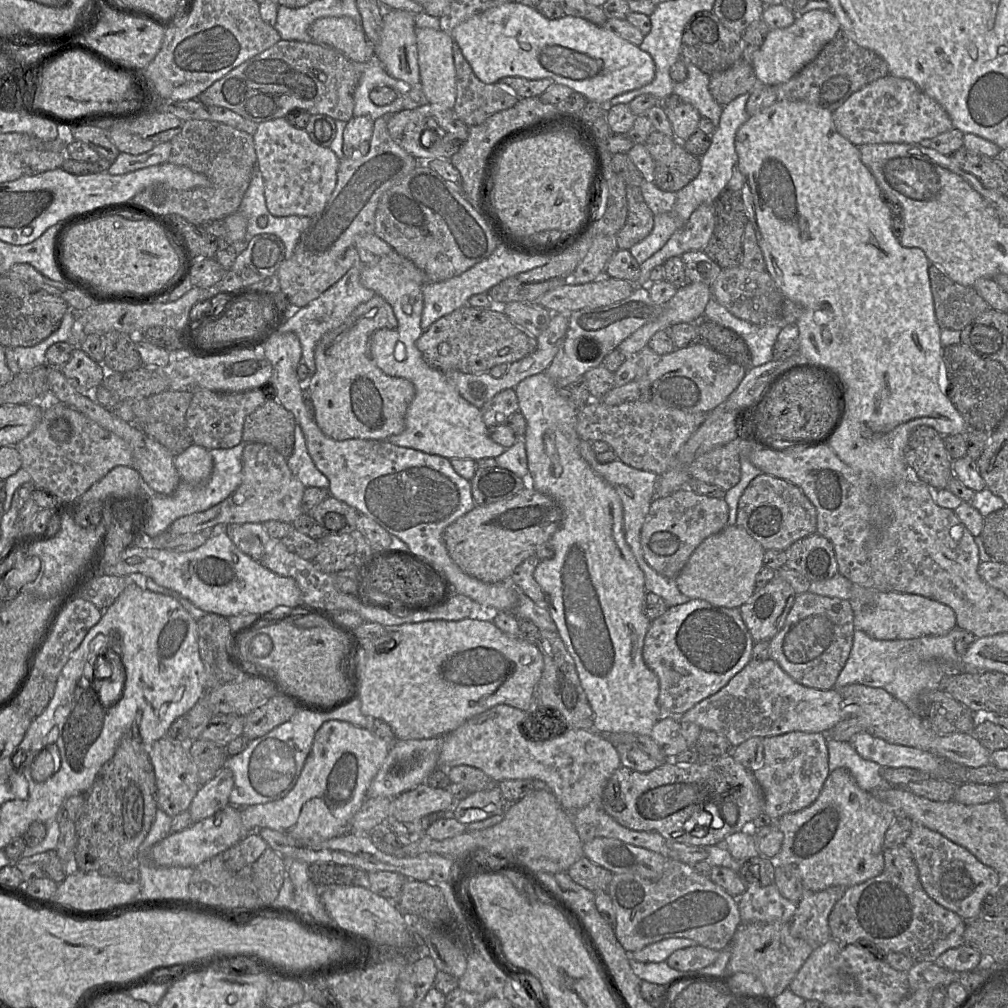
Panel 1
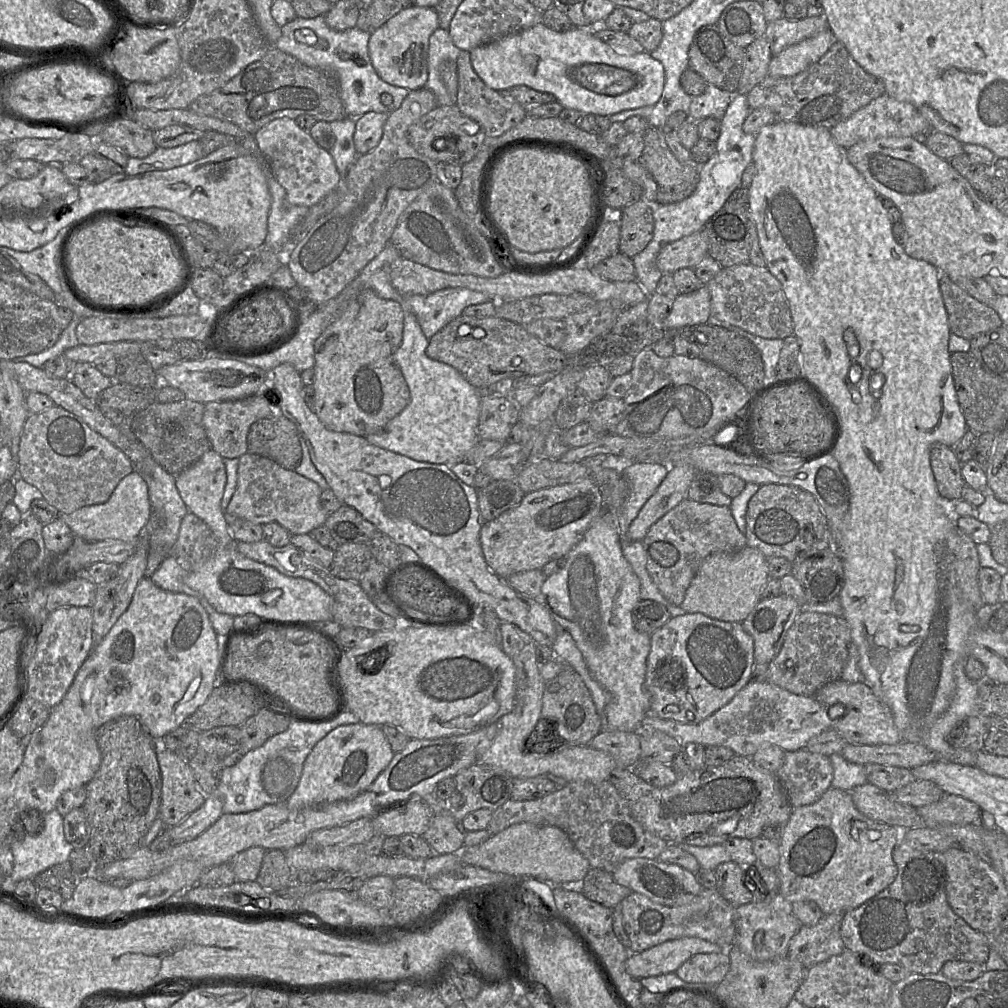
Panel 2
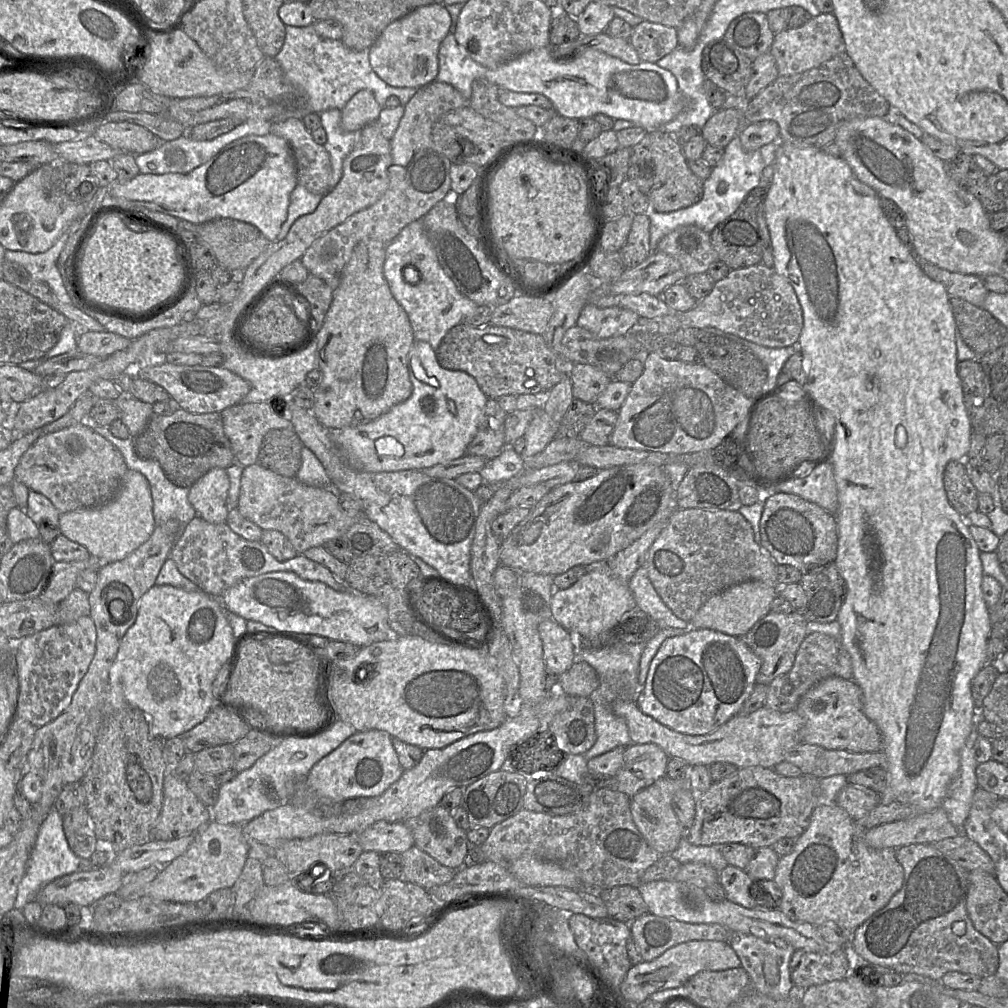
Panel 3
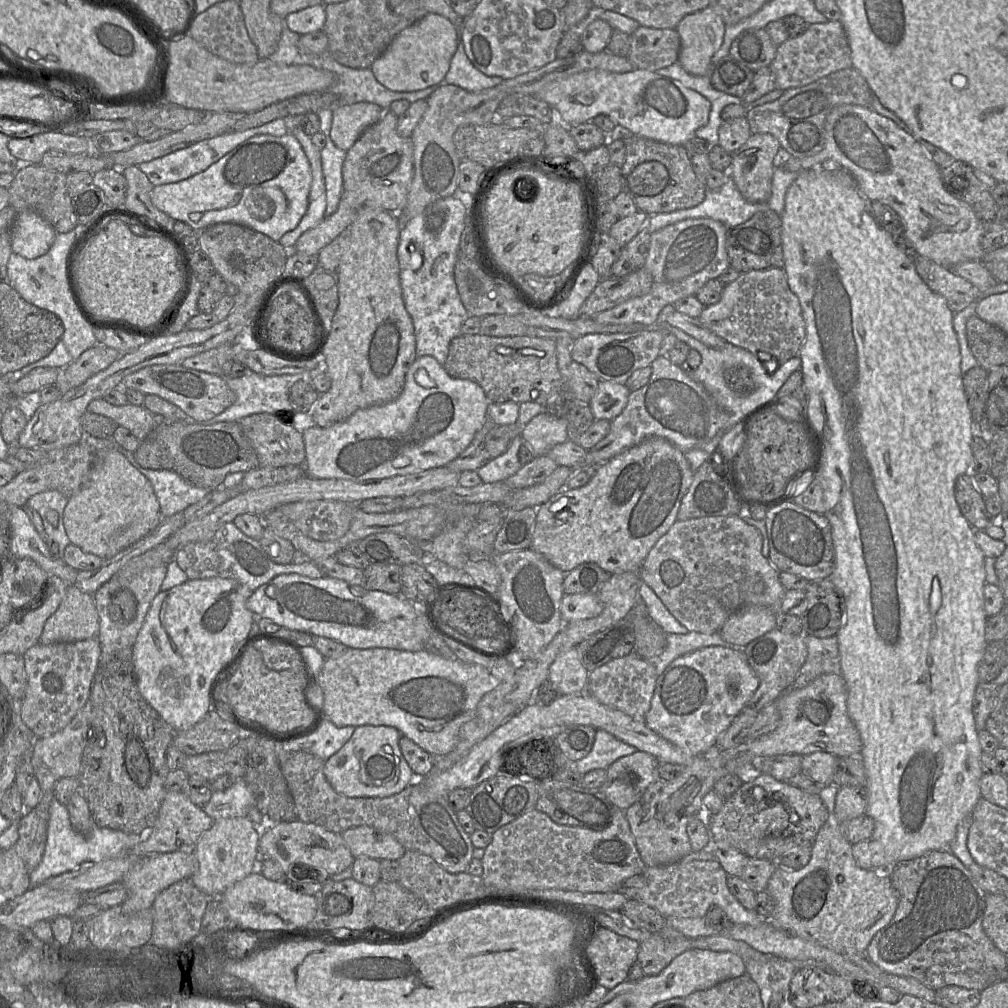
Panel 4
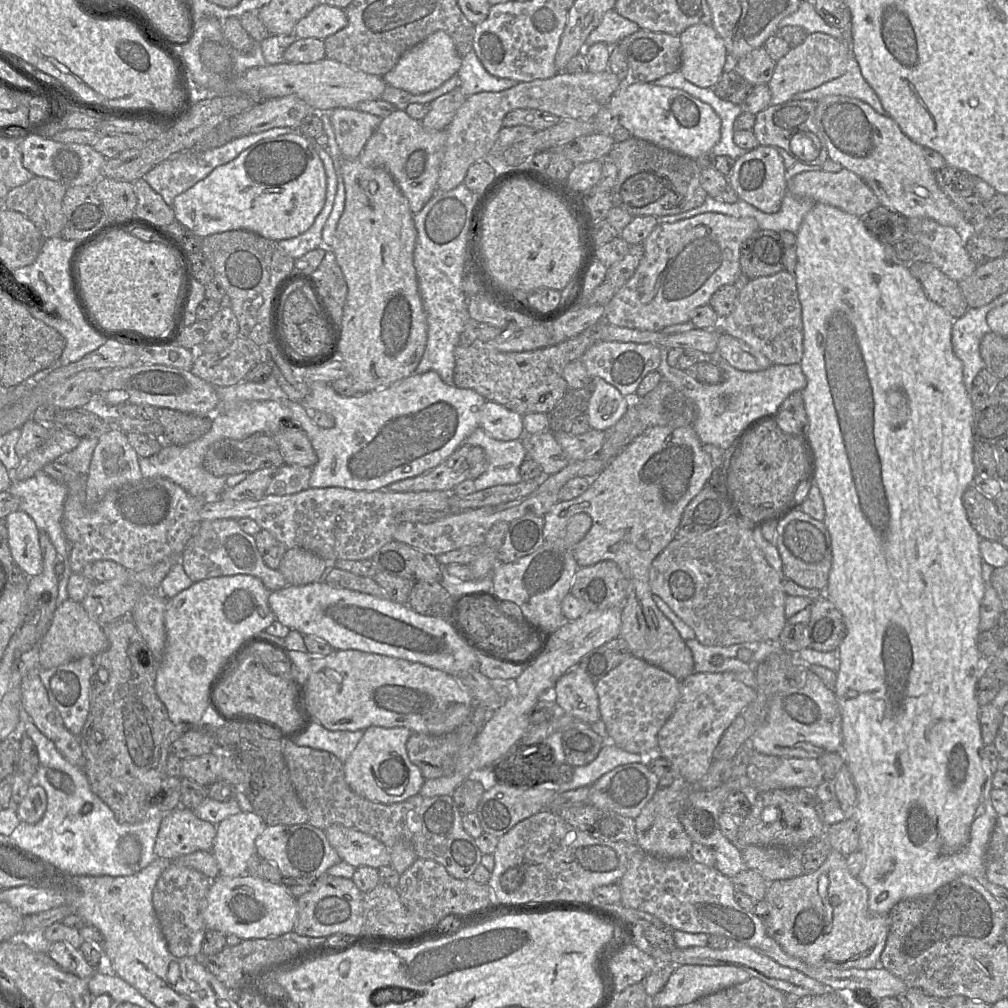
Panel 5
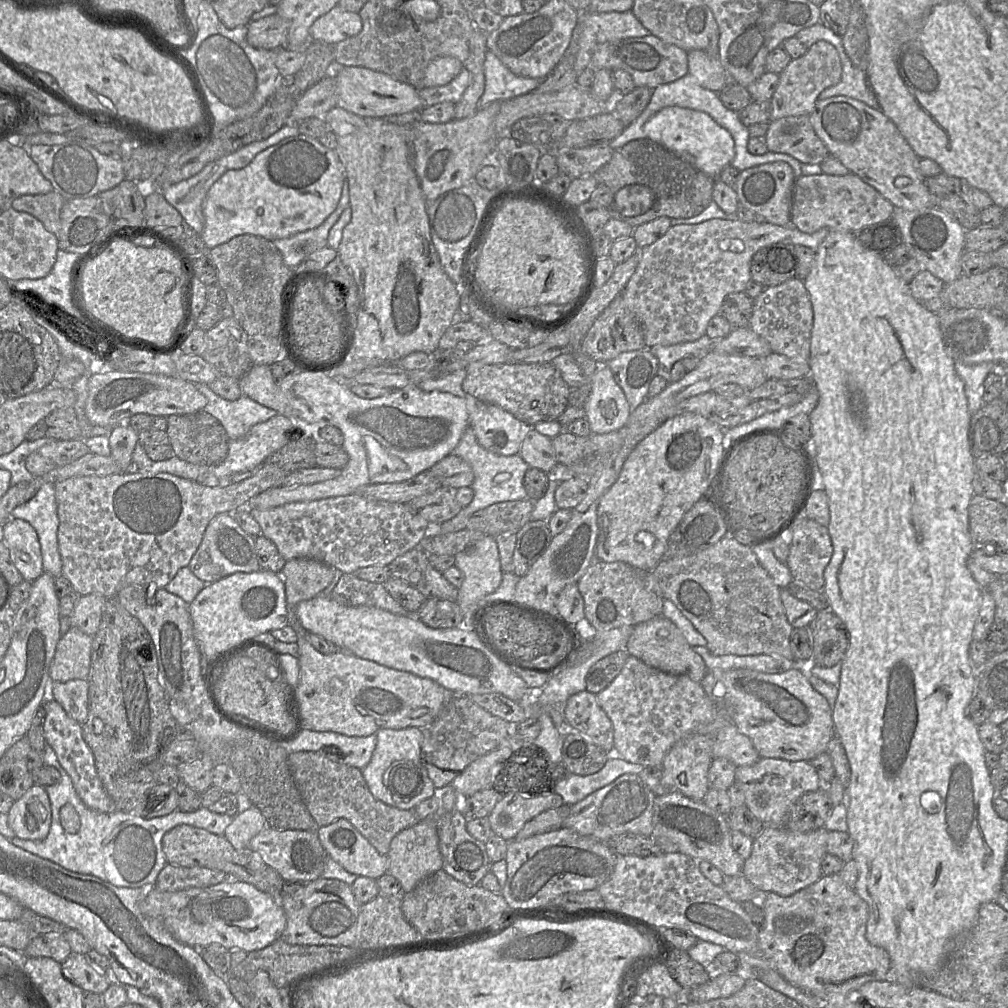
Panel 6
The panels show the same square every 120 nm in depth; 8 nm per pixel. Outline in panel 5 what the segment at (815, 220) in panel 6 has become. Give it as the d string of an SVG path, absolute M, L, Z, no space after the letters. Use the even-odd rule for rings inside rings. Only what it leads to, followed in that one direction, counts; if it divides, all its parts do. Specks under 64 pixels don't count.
M845 168L836 173L823 170L800 173L789 182L789 192L795 197L810 198L815 203L831 205L860 218L881 205L872 189L858 175Z

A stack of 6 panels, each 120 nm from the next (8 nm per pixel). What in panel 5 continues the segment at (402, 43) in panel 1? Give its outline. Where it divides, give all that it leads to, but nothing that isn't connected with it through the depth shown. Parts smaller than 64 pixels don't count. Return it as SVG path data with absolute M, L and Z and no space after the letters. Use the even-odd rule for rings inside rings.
M439 30L404 53L395 67L382 78L389 86L412 94L421 94L437 89L456 75L461 63L462 57L458 53L453 39L446 32Z

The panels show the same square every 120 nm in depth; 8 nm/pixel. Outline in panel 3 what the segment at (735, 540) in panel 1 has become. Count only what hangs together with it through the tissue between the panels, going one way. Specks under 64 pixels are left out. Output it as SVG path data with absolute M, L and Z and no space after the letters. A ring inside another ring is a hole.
M759 581L732 586L709 598L689 623L693 629L711 629L737 638L743 637L760 619L771 611L777 589Z

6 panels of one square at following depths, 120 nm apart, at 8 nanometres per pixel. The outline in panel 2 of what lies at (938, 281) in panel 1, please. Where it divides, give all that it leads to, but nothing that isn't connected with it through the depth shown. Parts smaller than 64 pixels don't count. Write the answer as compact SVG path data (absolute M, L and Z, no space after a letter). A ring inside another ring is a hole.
M944 272L939 274L939 286L952 333L970 341L1003 325L993 307L969 295Z

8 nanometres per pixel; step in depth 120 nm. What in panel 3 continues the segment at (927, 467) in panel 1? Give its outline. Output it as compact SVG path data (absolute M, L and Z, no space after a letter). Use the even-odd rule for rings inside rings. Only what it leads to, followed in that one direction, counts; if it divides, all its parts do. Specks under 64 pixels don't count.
M965 461L948 462L943 483L950 504L961 516L978 511L979 493L971 482Z

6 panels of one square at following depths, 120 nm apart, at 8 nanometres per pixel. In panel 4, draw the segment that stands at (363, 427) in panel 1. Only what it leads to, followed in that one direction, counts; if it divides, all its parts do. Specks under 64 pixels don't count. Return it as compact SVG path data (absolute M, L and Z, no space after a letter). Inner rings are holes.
M363 206L359 210L353 222L348 226L348 228L349 243L340 258L340 264L337 269L339 304L332 320L331 329L328 331L328 340L323 350L326 361L326 372L330 376L331 387L327 392L320 394L313 410L311 411L312 419L314 423L319 427L328 427L339 423L347 419L358 409L385 404L396 399L404 388L405 378L409 367L417 358L414 325L412 318L404 304L399 276L400 269L397 257L397 249L399 244L401 225L399 223L397 213L379 207Z

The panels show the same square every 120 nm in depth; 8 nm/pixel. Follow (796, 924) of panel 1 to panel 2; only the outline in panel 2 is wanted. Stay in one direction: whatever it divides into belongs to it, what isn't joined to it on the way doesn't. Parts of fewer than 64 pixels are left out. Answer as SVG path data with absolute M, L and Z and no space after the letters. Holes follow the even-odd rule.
M844 913L824 915L814 926L802 925L788 946L788 956L805 968L824 962L845 951L840 934Z

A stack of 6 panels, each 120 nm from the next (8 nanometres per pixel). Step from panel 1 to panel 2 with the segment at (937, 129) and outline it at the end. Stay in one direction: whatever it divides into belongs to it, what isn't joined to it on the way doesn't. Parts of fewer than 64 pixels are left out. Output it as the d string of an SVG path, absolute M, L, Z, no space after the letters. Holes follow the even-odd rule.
M884 93L829 130L835 142L847 150L864 140L881 137L915 137L917 134L929 133L931 126L914 105L898 101Z

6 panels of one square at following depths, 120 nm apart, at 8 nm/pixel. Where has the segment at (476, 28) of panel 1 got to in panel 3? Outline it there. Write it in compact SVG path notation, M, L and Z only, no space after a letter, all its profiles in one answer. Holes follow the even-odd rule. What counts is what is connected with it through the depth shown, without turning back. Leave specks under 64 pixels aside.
M550 47L537 48L488 69L485 80L502 89L541 94L551 101L556 114L567 118L580 120L604 114L631 121L647 132L659 130L683 109L683 97L670 71L656 63L628 64L594 49L571 58L556 58Z

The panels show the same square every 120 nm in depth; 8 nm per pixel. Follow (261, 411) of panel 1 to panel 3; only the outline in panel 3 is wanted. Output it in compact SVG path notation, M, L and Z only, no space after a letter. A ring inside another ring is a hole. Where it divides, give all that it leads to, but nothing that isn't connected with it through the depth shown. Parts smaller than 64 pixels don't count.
M271 429L263 437L258 463L282 476L296 477L303 463L303 446L294 429Z

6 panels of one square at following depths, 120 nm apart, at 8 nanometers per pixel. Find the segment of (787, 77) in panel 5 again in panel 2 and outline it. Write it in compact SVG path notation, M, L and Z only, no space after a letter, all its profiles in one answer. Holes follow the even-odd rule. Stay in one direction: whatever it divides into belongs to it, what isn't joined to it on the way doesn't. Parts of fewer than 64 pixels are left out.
M824 13L820 16L806 17L801 20L789 20L782 17L767 23L765 36L770 44L772 56L787 47L810 38L829 28Z

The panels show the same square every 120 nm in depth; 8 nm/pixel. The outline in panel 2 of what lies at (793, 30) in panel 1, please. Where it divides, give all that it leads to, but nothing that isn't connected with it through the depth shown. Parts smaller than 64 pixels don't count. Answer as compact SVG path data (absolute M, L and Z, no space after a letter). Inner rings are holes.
M830 28L791 45L772 56L768 76L791 77L817 62L837 41Z

